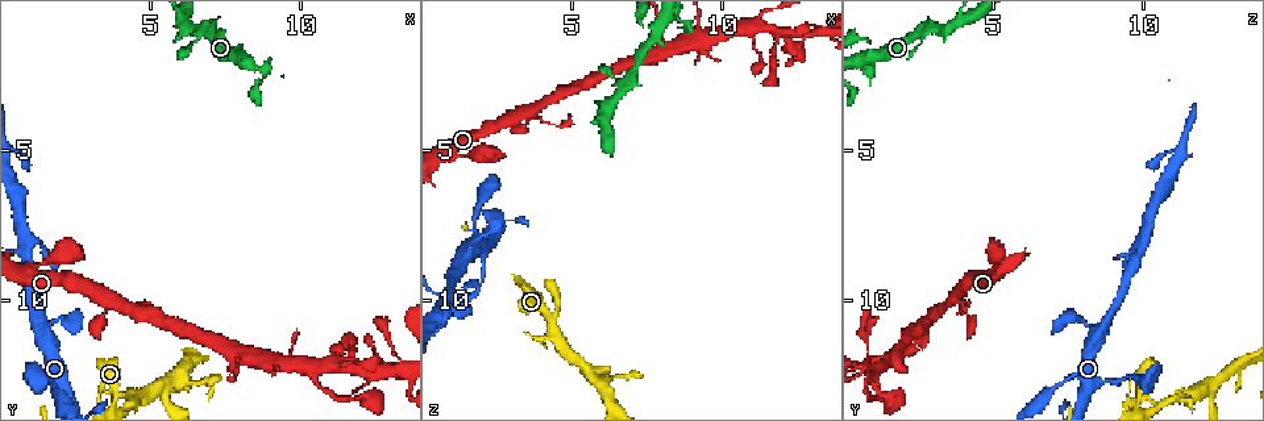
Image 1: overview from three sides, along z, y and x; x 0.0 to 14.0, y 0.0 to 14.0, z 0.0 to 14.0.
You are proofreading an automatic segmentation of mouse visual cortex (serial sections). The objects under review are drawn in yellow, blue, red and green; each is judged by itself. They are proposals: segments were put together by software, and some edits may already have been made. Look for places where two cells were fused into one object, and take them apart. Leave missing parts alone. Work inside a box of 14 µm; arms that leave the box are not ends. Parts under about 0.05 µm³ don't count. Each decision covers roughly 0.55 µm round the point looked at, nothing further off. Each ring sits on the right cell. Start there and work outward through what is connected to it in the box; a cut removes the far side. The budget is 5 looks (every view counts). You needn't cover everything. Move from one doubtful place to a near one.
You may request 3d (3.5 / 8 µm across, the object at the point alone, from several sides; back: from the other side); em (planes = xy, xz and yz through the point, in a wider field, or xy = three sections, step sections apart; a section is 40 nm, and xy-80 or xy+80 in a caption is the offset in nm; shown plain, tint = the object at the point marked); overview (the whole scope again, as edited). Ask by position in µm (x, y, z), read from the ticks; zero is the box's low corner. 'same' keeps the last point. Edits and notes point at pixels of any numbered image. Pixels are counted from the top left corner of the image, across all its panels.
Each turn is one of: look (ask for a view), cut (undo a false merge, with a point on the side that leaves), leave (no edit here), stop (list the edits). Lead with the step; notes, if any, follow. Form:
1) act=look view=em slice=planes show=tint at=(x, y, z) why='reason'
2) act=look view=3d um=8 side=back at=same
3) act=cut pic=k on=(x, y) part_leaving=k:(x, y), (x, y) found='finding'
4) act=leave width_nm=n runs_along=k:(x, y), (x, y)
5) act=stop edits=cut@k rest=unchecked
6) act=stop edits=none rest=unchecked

act=look view=3d um=3.5 at=(5.2, 12.8, 12.2) why='three arms meet'

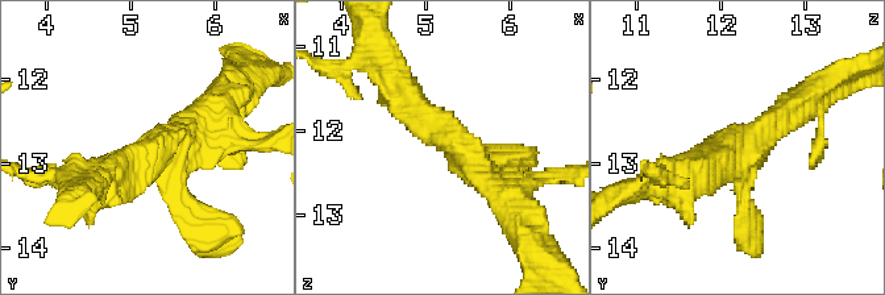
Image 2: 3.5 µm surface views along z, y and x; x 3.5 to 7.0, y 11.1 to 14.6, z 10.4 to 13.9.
act=look view=em slice=xy step=2 show=tint at=(5.30, 12.80, 12.10) why='need the tissue'

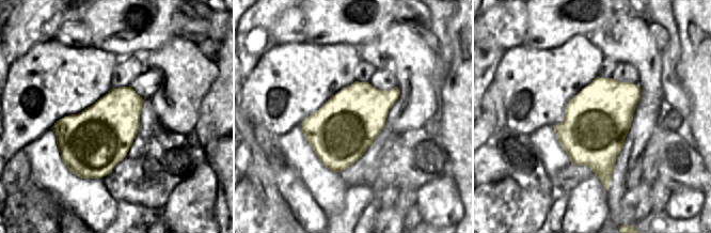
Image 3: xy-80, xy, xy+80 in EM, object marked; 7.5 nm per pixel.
act=leave arms=3 runs_along=2:(394, 82), (503, 196) found='one cell here'

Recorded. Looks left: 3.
act=look view=3d um=8 at=(13.4, 12.2, 1.1)

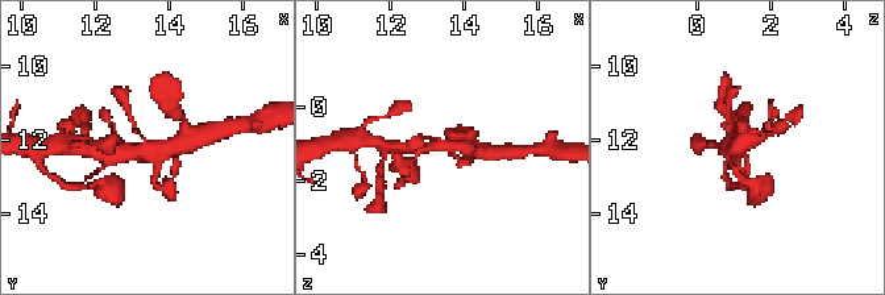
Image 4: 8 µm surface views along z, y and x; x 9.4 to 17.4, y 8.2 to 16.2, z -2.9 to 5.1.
act=look view=3d um=3.5 at=(13.3, 12.2, 1.1) why='closer look'

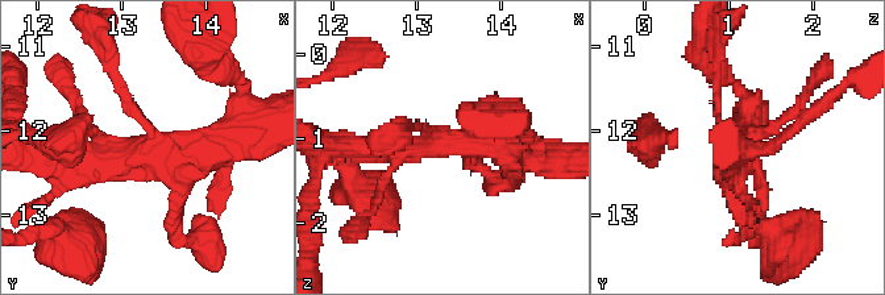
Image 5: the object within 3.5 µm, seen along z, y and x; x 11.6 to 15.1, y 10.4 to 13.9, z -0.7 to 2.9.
act=leave runs_along=5:(63, 161), (169, 157), (173, 217) found='one cell here'

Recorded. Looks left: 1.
act=stop edits=none rest=unchecked

